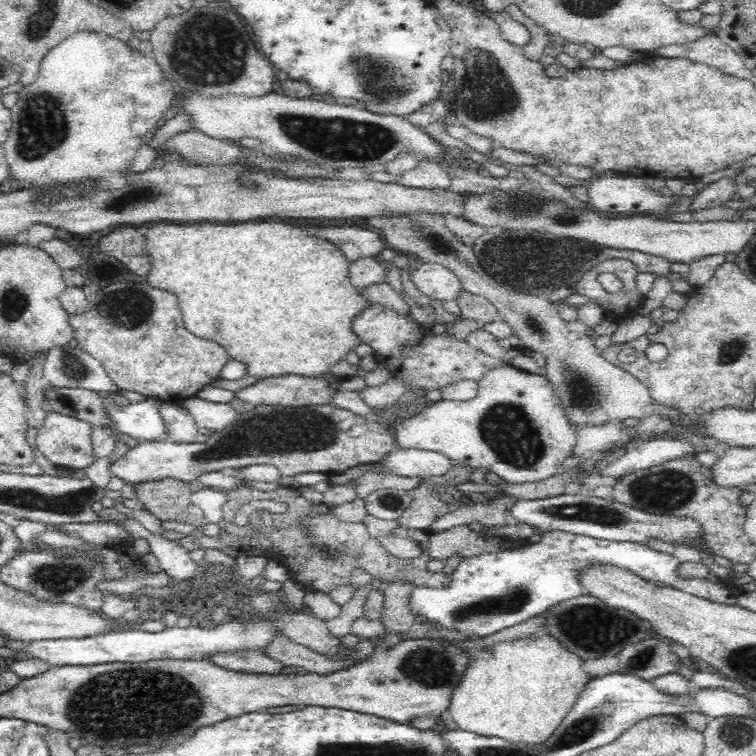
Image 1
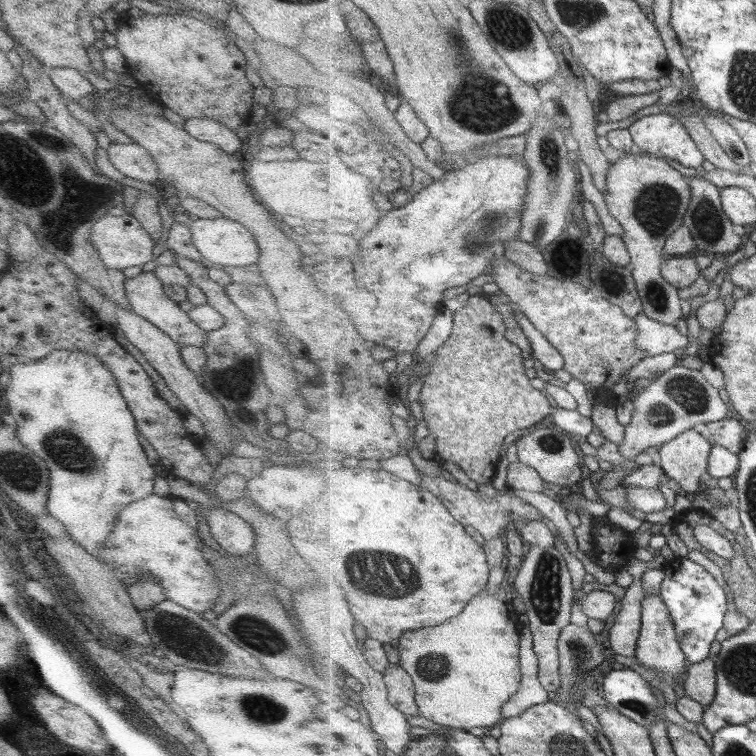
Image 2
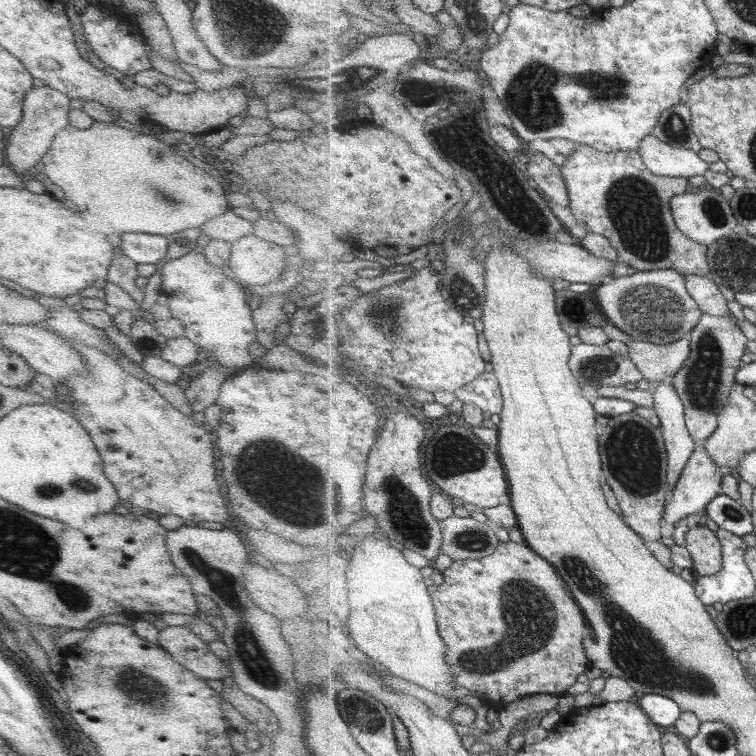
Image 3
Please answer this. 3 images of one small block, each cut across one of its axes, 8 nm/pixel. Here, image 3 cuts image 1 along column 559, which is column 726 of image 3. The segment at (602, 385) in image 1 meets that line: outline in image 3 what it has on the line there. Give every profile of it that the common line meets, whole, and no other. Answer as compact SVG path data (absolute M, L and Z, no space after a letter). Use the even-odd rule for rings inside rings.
M704 314L700 323L691 332L692 351L689 360L685 362L685 366L671 380L675 385L675 391L679 393L679 398L685 405L686 425L690 430L694 440L707 440L713 436L717 427L719 427L719 415L725 411L727 403L729 403L729 395L733 388L737 387L737 371L743 365L741 358L745 356L745 344L749 342L747 335L741 329L740 321L732 315L713 316Z

